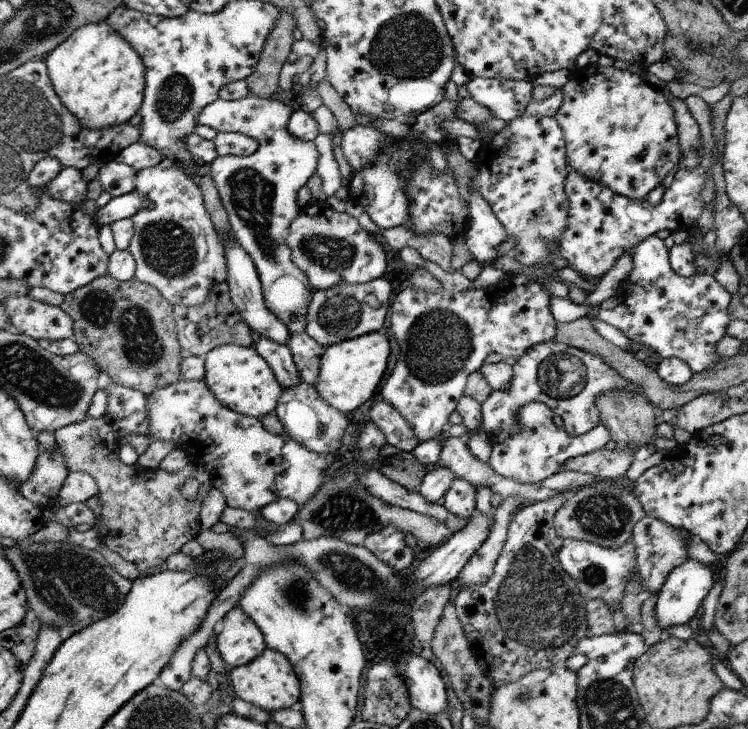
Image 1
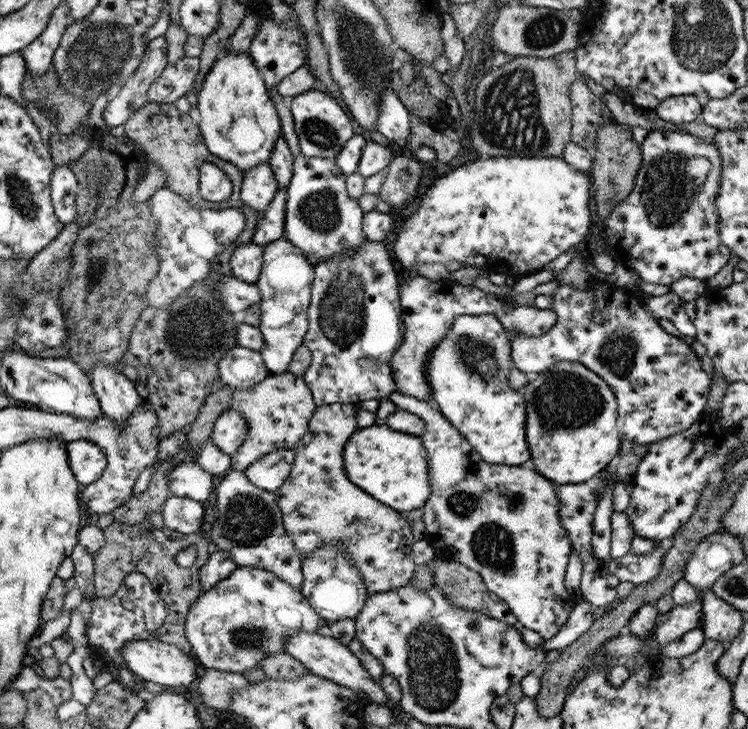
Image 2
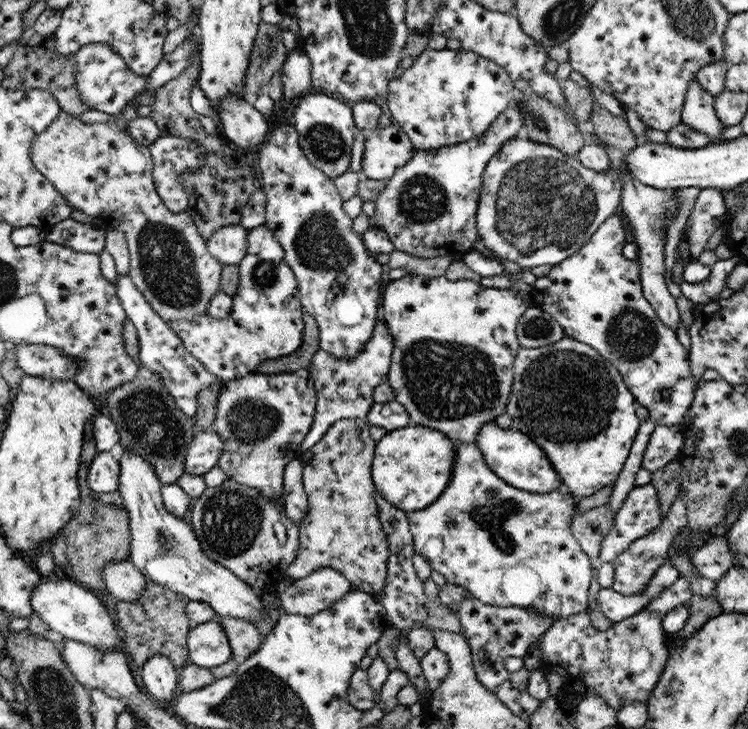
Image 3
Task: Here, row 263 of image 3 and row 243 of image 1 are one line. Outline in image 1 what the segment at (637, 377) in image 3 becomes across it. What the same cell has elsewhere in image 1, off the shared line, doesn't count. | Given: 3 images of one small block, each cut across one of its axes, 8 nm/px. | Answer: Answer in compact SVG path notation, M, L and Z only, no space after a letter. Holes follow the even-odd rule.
M680 166L674 174L669 188L666 188L660 204L650 204L645 200L630 200L626 196L612 192L608 186L588 180L576 170L568 170L564 180L564 192L570 200L568 208L568 228L560 238L559 254L567 260L568 266L581 276L599 278L606 276L622 254L633 252L645 238L659 230L693 229L704 210L701 199L702 188L708 180L708 172L701 166L684 168Z

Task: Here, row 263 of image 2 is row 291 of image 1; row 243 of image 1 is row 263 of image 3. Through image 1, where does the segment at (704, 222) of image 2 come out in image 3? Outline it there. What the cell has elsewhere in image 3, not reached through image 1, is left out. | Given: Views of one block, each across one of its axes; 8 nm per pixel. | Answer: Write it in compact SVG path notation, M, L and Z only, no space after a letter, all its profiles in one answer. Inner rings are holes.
M621 170L620 180L622 180L621 208L622 214L628 224L632 227L635 237L634 243L638 243L638 258L635 260L640 263L641 286L648 304L657 312L658 318L666 324L669 330L674 333L678 330L680 324L680 313L676 307L674 296L668 291L664 272L664 246L668 227L679 212L678 189L670 189L672 194L668 194L666 189L659 189L648 186L632 177L630 173ZM668 215L668 218L666 218Z

